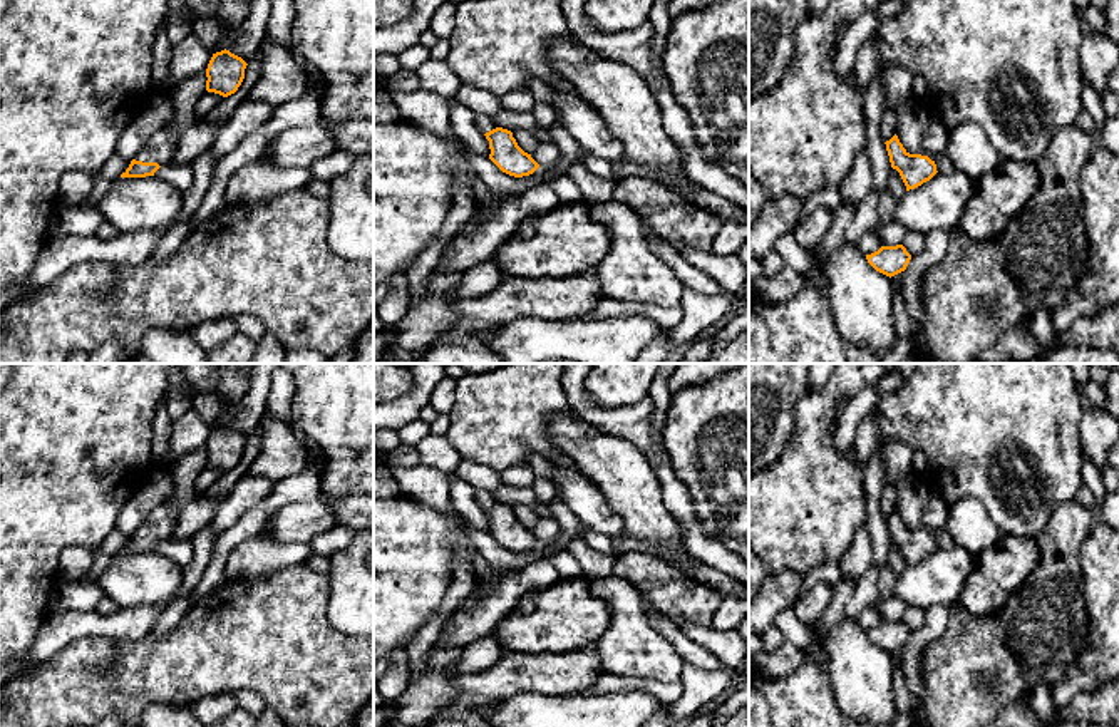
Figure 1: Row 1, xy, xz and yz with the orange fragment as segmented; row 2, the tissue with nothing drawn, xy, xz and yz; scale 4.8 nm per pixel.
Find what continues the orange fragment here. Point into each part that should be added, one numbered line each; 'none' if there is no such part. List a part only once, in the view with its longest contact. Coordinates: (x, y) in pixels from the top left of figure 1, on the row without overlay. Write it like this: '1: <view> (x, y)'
1: xy (161, 523)

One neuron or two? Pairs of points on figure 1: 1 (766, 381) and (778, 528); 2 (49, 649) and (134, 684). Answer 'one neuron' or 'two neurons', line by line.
1: two neurons
2: two neurons

